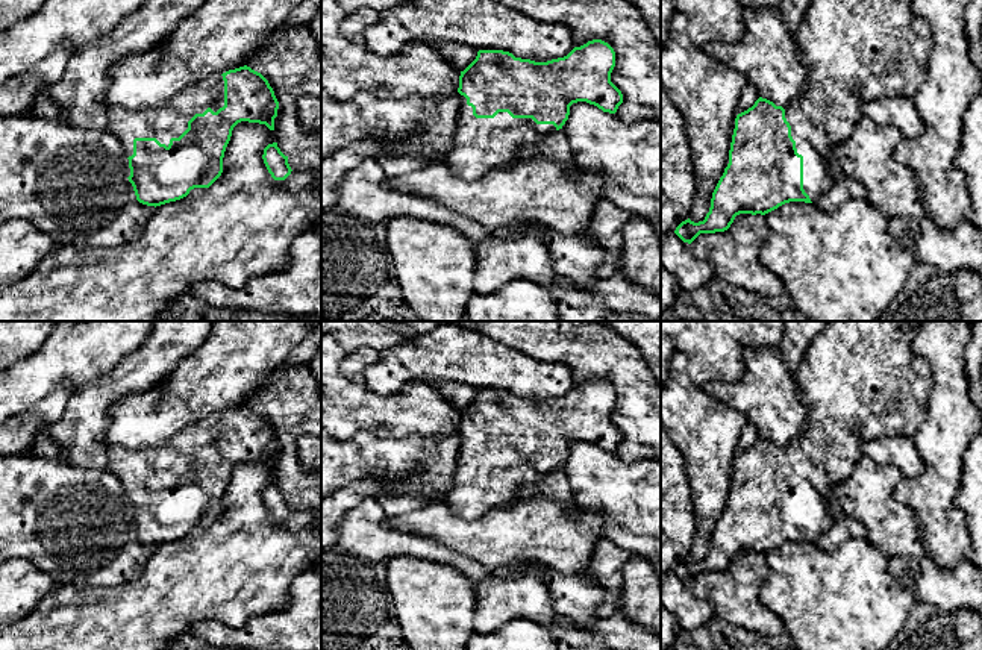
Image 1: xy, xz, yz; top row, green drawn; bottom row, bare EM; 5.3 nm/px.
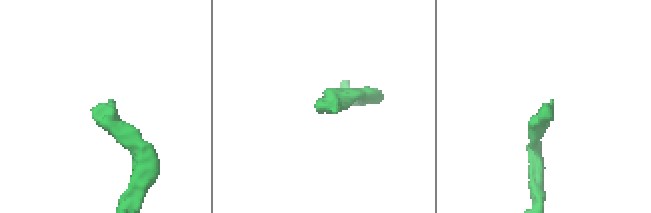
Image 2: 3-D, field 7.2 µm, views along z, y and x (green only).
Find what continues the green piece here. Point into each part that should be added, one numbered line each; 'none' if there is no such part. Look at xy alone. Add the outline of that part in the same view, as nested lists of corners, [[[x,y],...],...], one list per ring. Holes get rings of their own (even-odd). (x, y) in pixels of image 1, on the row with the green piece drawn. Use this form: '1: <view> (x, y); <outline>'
1: xy (170, 120); [[[212,76],[189,85],[171,100],[158,108],[129,111],[115,106],[108,111],[108,130],[121,142],[126,156],[133,155],[135,138],[156,138],[168,147],[171,138],[179,138],[188,121],[208,108],[217,112],[224,106],[223,76]]]

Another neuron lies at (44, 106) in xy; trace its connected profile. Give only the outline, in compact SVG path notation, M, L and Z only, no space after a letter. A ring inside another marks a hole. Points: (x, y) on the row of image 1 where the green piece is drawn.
M45 91L39 92L32 106L24 112L26 117L41 118L55 123L68 123L67 115L61 111L56 102L45 94Z

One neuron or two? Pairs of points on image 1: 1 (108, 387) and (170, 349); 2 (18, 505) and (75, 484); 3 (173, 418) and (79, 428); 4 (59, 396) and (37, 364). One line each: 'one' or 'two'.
1: one
2: one
3: two
4: two

